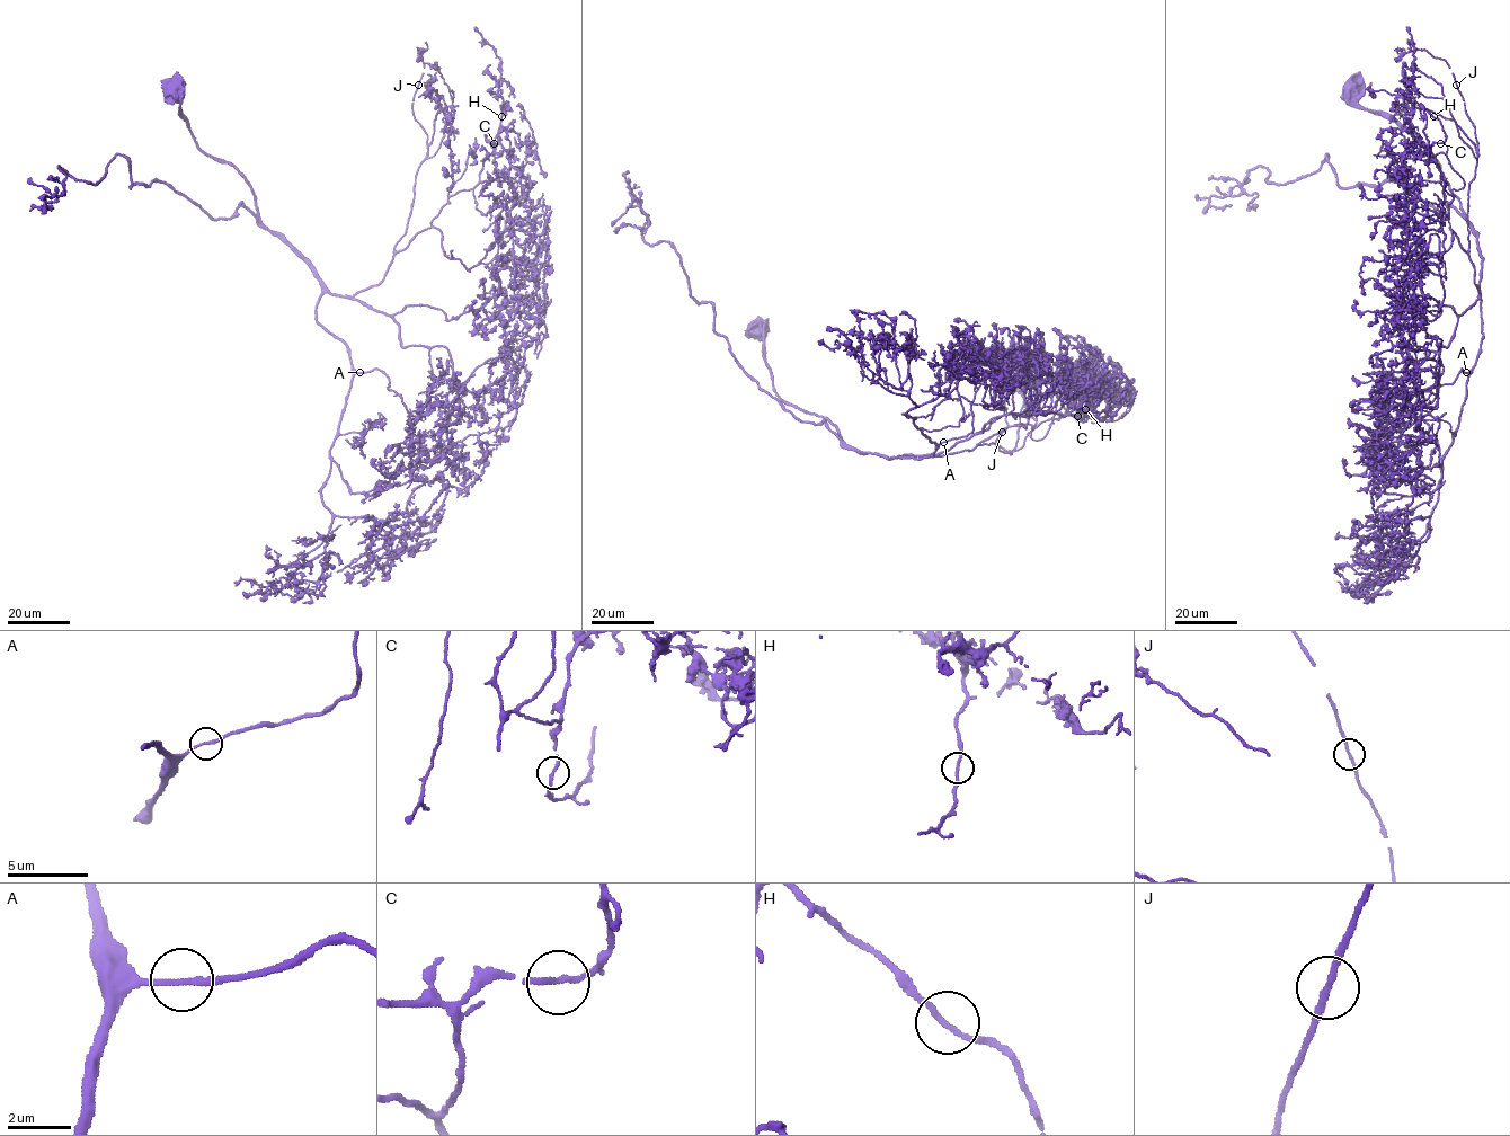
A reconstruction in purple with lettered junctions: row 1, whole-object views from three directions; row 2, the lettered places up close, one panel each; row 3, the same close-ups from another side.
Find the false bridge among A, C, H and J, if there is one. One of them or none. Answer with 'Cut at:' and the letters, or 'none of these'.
Cut at: none of these

